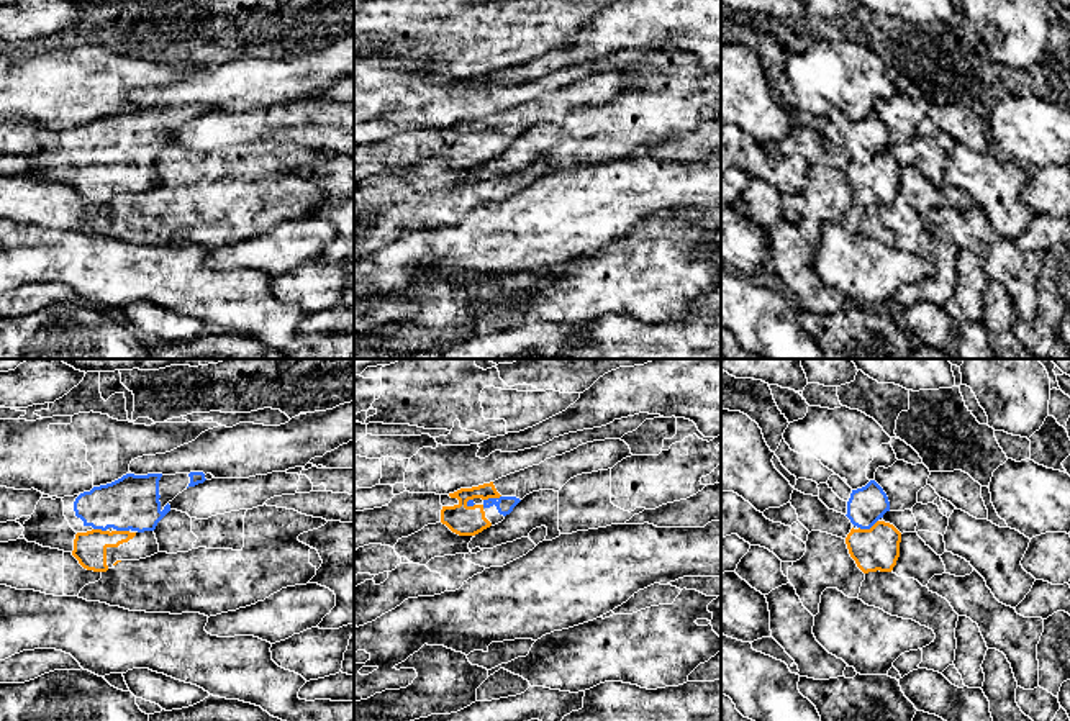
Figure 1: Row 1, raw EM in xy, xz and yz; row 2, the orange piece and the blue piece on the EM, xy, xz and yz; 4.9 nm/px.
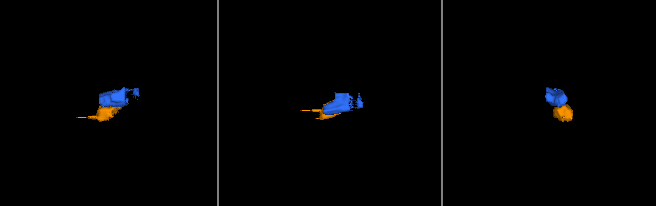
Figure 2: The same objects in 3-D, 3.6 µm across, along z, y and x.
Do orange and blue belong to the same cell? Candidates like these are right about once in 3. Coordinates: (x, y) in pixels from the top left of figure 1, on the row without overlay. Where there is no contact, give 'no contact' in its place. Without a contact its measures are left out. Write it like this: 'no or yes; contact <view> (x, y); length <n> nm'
yes; contact yz (867, 163); length 100 nm

